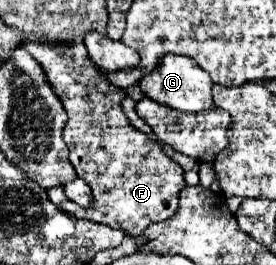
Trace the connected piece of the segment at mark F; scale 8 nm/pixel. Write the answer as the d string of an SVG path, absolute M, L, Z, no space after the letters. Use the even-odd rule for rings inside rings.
M27 42L27 52L45 68L51 88L63 102L69 120L63 140L69 146L69 160L79 178L93 190L93 208L83 210L83 218L119 228L129 236L141 236L151 222L167 220L179 208L179 192L185 188L183 168L173 162L161 144L149 140L135 130L121 110L125 92L111 86L91 58L83 42L67 42L63 46L47 46L45 42Z

